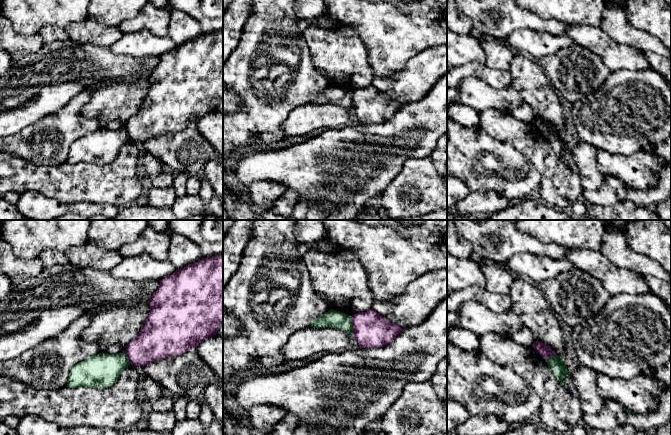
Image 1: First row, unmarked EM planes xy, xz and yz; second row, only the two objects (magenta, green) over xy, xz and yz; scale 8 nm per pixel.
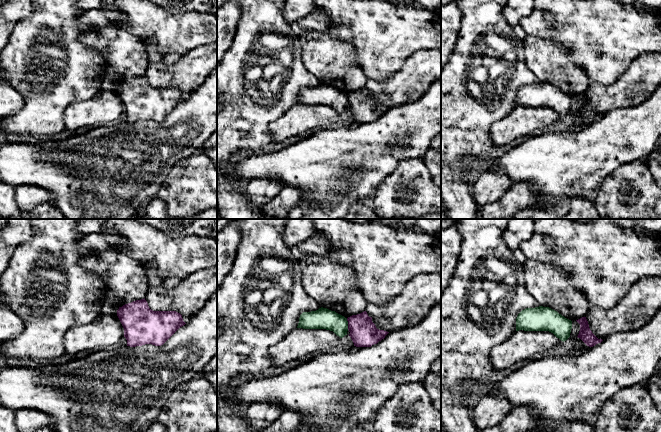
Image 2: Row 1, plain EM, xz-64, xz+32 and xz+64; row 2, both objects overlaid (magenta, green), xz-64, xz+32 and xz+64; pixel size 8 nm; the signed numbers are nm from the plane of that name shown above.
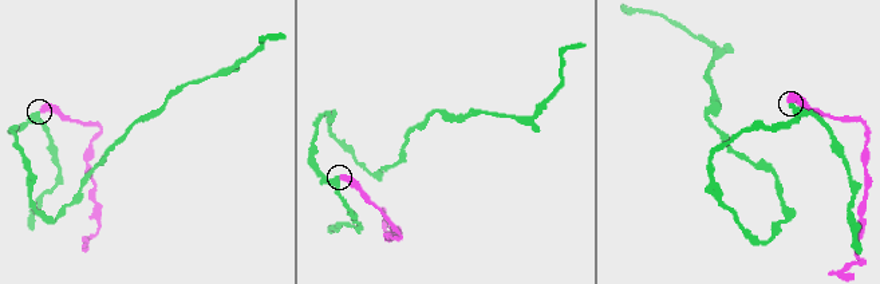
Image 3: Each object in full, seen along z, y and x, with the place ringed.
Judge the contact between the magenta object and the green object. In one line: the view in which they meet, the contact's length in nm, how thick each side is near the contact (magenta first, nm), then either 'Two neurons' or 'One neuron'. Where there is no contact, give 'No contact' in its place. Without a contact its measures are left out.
Touches magenta in xz. Shared border 150 nm. Thickness 280 nm (magenta) against 140 nm. Two neurons

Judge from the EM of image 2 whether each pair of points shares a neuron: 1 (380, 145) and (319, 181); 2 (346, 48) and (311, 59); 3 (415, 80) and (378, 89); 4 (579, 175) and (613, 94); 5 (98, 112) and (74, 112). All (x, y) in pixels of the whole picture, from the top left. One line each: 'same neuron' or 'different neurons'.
1: same neuron
2: same neuron
3: same neuron
4: different neurons
5: same neuron

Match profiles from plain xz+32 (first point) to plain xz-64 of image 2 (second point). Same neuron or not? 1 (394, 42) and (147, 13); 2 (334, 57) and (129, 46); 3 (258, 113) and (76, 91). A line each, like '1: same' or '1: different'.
1: same
2: same
3: same

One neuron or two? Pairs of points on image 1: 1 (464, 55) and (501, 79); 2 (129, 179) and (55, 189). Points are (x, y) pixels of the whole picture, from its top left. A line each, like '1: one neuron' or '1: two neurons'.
1: two neurons
2: one neuron

